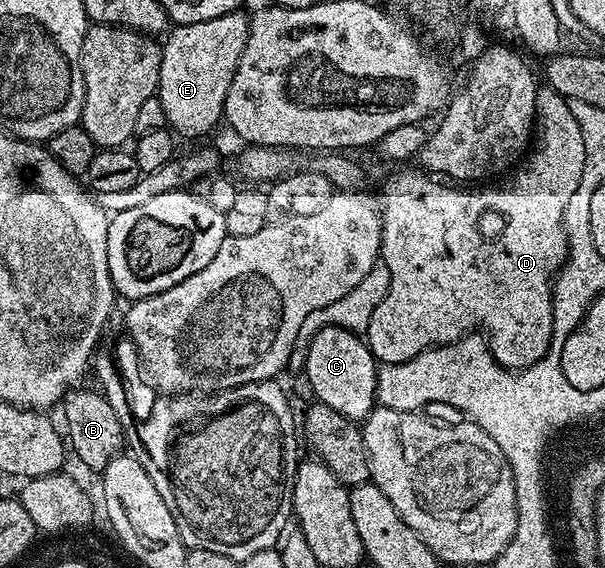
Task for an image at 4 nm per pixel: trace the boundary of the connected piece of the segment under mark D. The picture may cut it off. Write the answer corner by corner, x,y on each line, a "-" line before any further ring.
541,86
537,89
537,114
535,117
535,135
531,140
531,147
527,155
512,169
510,180
502,182
498,188
489,186
453,186
444,188
436,184
424,171
401,172
398,176
389,176
385,180
385,193
379,196
379,211
381,213
381,254
385,268
389,272
389,289
387,294
373,308
369,325
363,336
367,341
373,359
382,365
402,364
415,358
426,348
436,348
438,344
453,344
470,330
480,330
487,337
489,351
499,364
506,365
514,370
530,368
539,359
537,352
537,328
533,324
521,324
521,312
533,312
537,304
545,306
553,303
553,281
558,272
565,266
569,254
569,236
565,233
565,211
567,202
575,190
579,190
579,182
583,178
585,169
585,143
583,130
577,121
574,105
561,96
554,88

